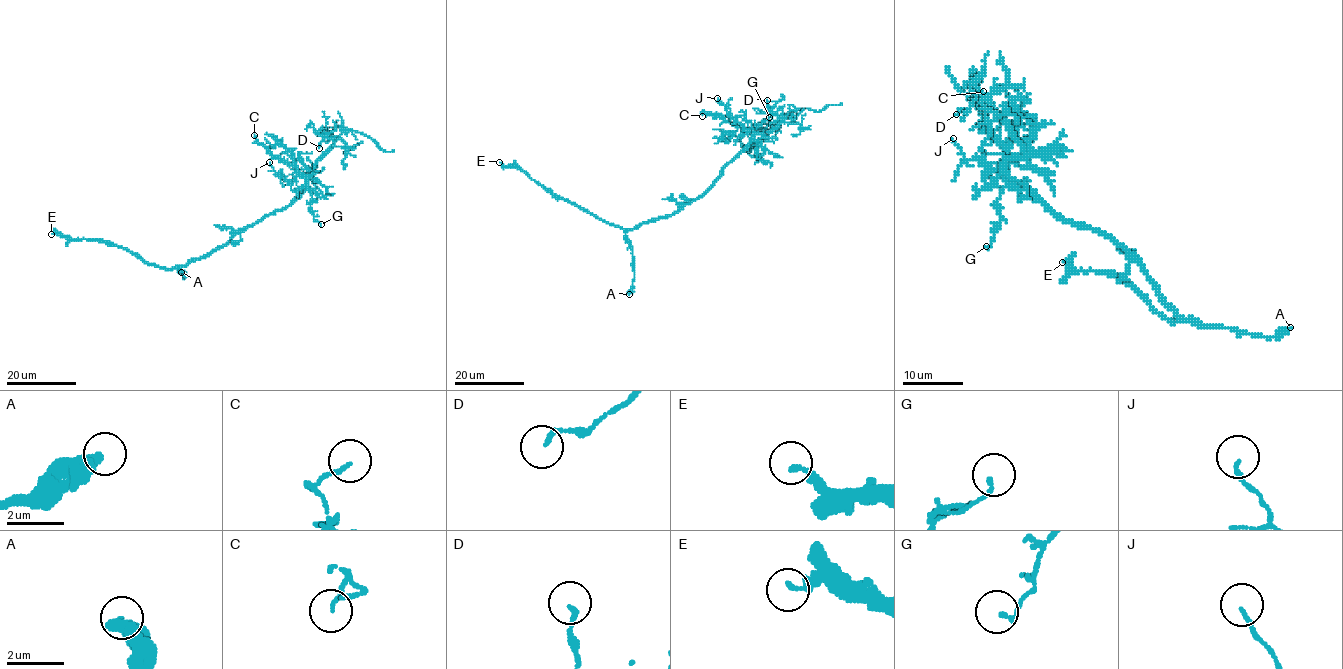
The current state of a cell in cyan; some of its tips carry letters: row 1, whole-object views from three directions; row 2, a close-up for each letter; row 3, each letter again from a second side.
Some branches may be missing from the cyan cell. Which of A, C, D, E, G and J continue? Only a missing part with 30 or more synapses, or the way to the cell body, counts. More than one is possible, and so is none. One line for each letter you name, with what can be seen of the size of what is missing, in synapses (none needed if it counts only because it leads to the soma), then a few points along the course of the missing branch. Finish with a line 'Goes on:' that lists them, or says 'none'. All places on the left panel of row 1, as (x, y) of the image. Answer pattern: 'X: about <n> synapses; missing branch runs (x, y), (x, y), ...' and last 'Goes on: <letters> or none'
Goes on: none

